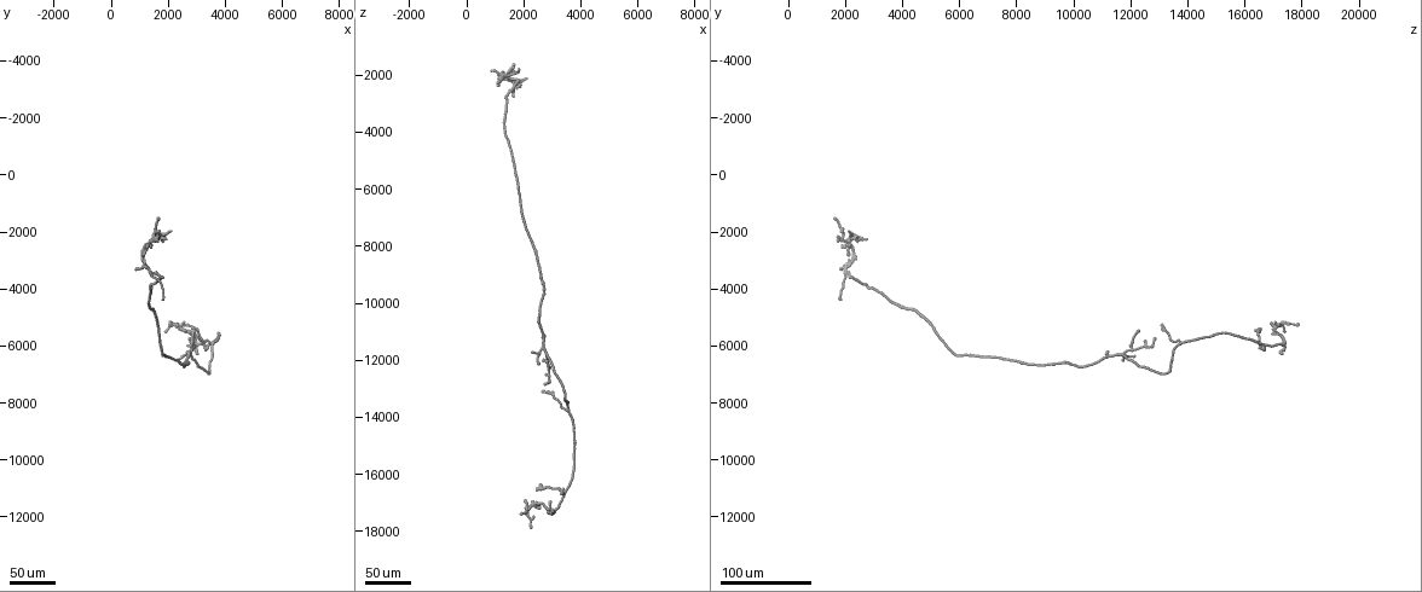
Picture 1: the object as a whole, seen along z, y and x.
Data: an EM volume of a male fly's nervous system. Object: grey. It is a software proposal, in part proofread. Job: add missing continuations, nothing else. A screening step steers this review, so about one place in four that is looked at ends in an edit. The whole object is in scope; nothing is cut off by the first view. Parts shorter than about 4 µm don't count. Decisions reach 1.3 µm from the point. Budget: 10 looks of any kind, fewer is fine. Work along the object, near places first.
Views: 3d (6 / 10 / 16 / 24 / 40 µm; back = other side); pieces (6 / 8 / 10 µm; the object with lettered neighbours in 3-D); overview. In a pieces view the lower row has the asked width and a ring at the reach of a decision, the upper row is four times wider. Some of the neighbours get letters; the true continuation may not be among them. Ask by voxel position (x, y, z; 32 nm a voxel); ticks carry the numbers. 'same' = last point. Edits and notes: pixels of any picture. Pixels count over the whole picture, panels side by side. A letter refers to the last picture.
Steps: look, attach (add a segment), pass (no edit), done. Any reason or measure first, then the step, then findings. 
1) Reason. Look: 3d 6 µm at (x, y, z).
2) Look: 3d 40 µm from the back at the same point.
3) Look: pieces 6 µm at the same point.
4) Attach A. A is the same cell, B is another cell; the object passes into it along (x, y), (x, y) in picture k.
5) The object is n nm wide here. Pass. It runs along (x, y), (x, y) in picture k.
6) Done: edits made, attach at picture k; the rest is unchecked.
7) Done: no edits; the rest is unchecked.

Look: 3d 24 µm at (2600, 6200, 11100).

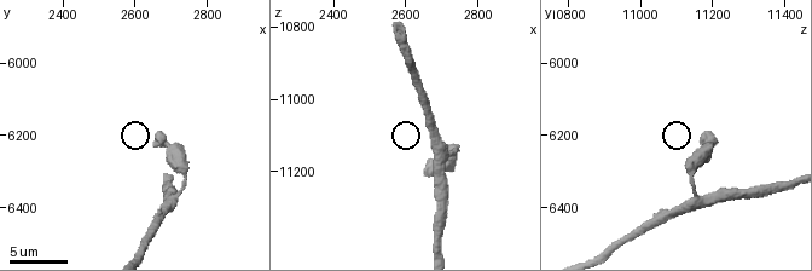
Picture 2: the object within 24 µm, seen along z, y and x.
See the neighbours. Look: pieces 8 µm at (2670, 6200, 11190).

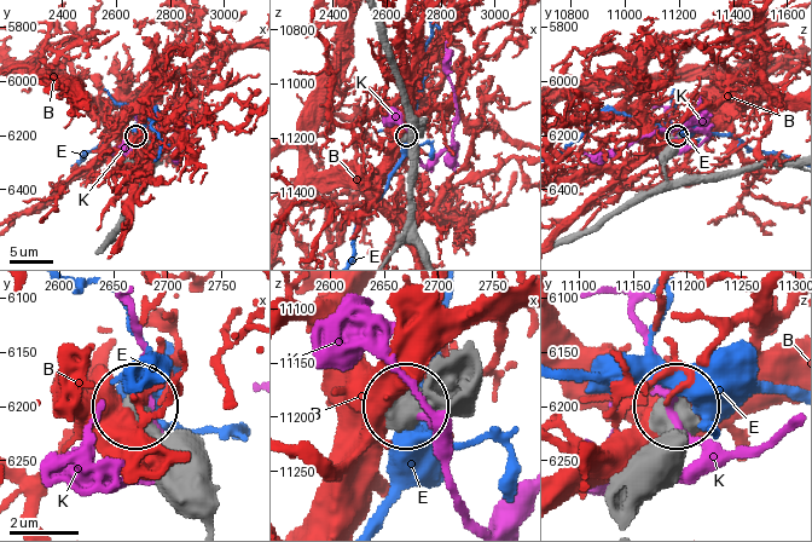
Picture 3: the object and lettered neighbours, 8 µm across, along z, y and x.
Pass. B, E and K are other cells; it runs along (584, 235), (648, 197), (662, 182), (662, 156), (674, 134) in picture 3; none of them fits.

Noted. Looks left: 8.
Look: 3d 40 µm at (2800, 5700, 12800).

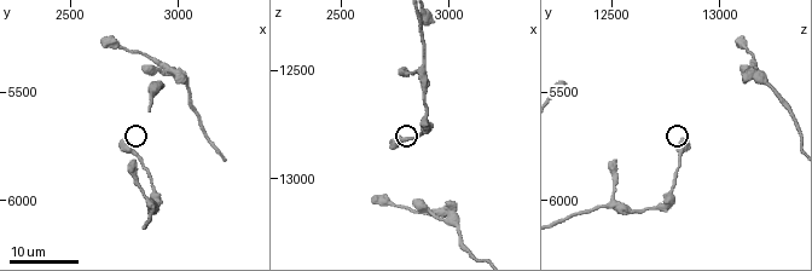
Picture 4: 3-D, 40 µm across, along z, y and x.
Look: pieces 8 µm at (2760, 5730, 12840).

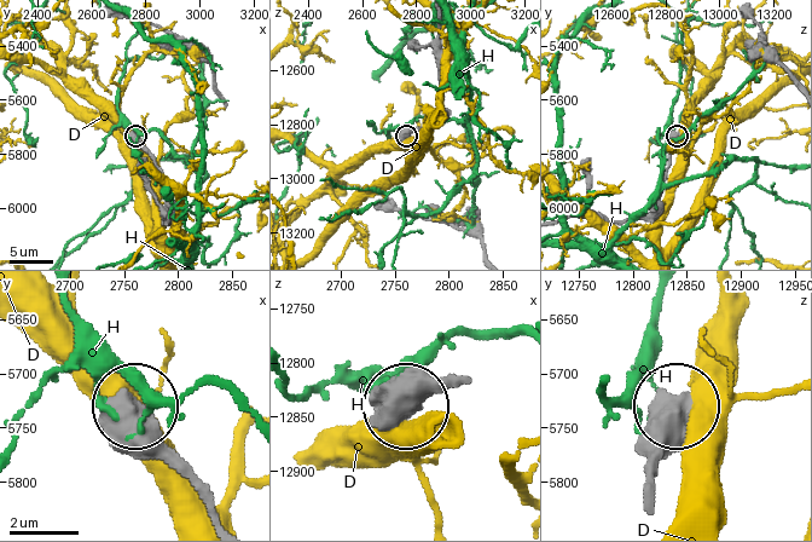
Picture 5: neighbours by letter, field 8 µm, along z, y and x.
Pass. D and H are other cells; it runs along (645, 478), (670, 411) in picture 5; none of them fits.

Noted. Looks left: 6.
Look: 3d 40 µm at (2300, 5200, 17600).

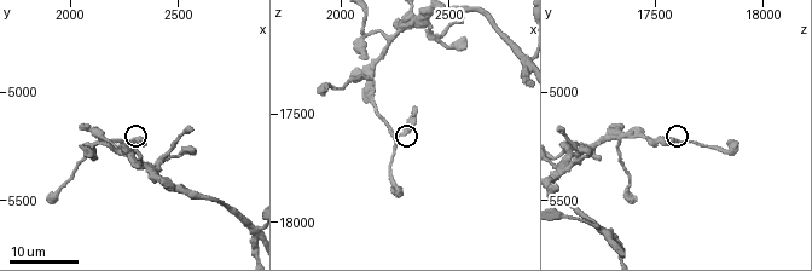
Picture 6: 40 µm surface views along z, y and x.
Look: pieces 8 µm at (2330, 5230, 17470).

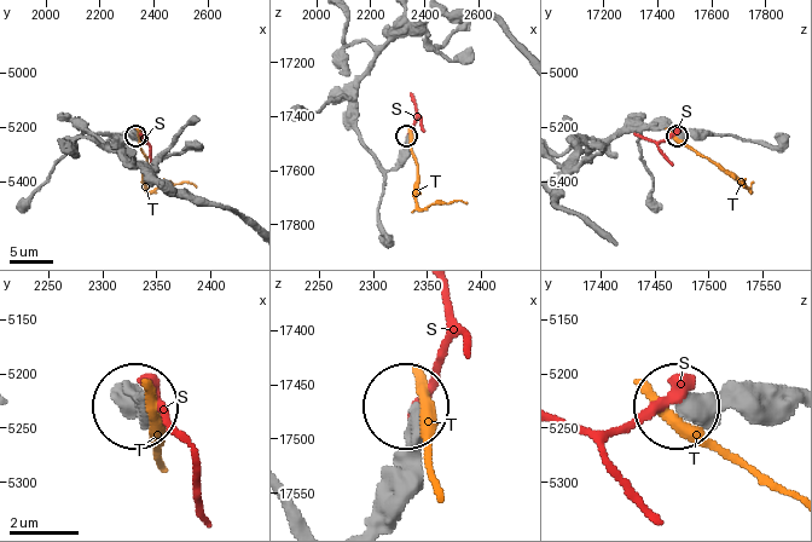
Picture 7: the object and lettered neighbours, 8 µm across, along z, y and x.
Pass. S and T are other cells; it runs along (358, 85), (355, 130), (382, 167), (395, 167), (407, 136) in picture 7; none of them fits.

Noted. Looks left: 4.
Branch stops here. Look: 3d 24 µm at (1600, 2100, 1800).

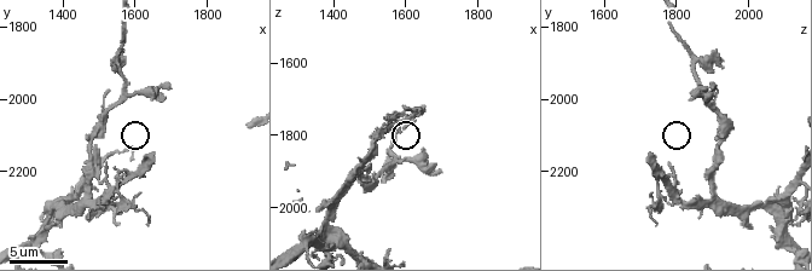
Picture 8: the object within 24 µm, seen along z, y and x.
Look: pieces 6 µm at (1650, 2150, 1720).

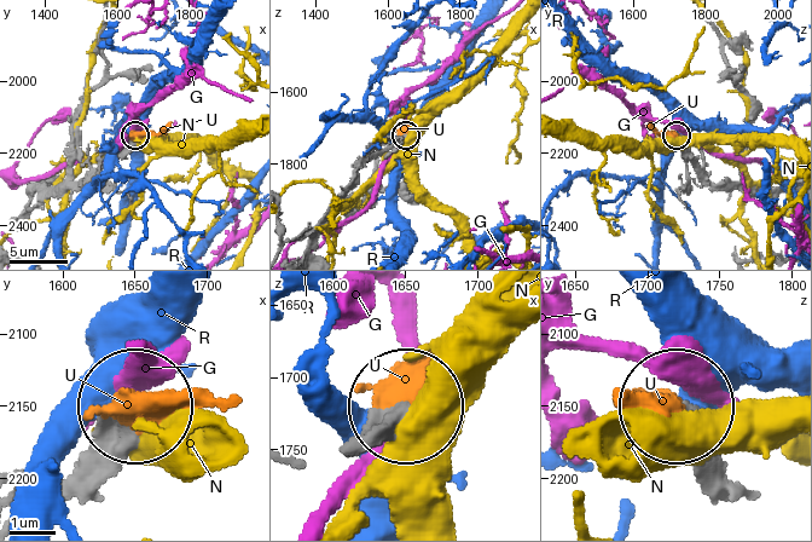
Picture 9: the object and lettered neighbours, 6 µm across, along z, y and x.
Attach U. U is the same cell, G, N and R are other cells; the neuron continues.

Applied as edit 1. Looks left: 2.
Done: edits made, attach at picture 9; the rest is unchecked.

